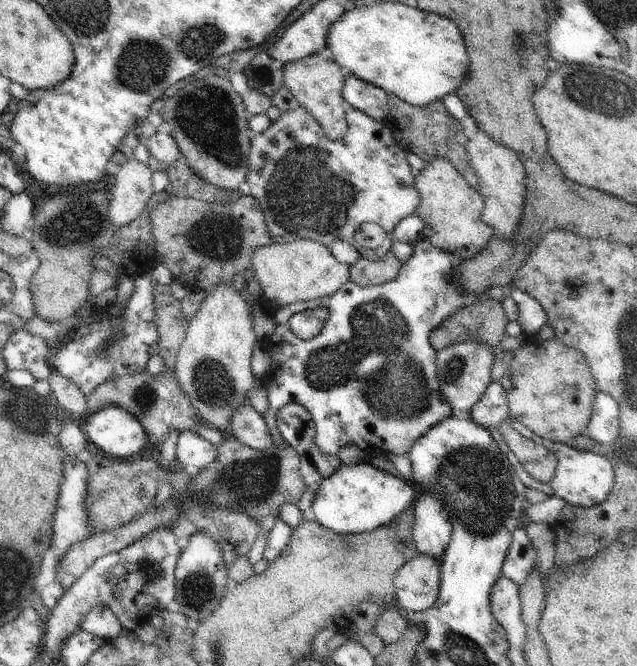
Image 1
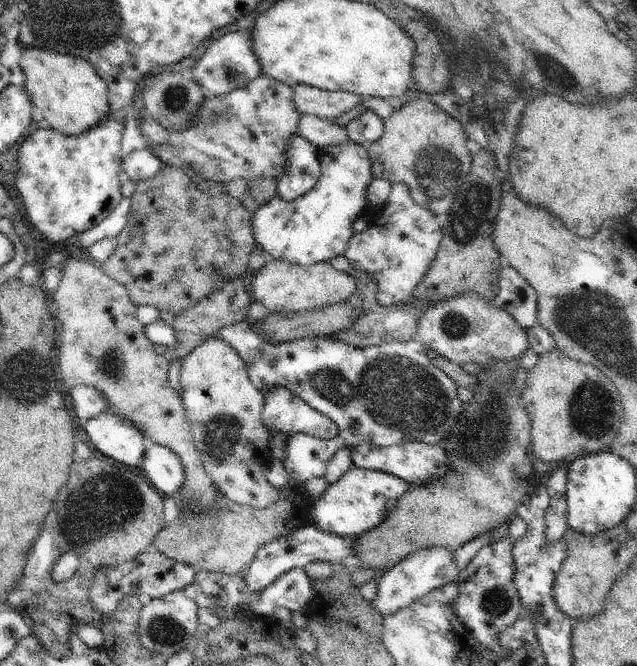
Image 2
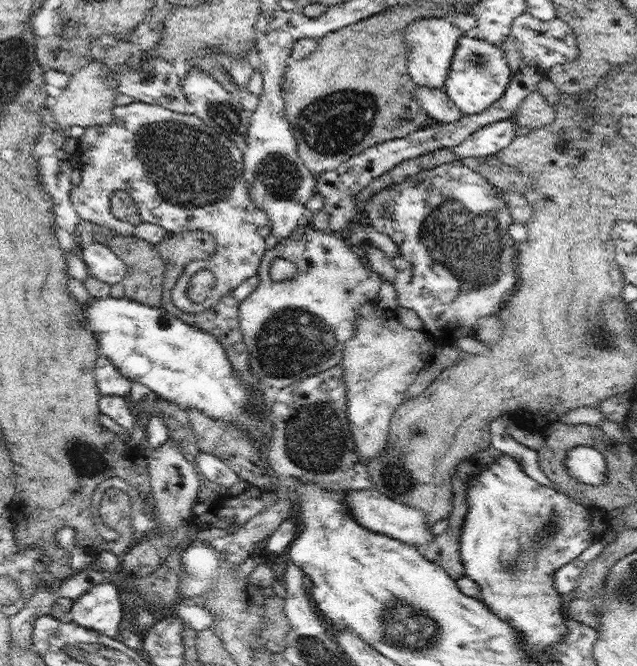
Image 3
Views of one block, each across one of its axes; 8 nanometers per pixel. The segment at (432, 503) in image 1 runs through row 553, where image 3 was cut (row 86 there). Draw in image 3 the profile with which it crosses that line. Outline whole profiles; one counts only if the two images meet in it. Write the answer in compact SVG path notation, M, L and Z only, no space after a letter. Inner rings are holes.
M424 18L408 26L406 45L408 45L408 72L417 86L444 88L448 70L452 65L458 39L464 34L452 24L450 18Z

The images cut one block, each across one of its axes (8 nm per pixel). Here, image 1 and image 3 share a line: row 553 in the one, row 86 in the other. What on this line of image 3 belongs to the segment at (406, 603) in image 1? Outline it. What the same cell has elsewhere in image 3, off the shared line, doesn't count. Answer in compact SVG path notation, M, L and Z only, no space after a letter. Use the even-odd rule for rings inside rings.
M417 86L415 97L432 123L452 124L465 115L442 88Z

